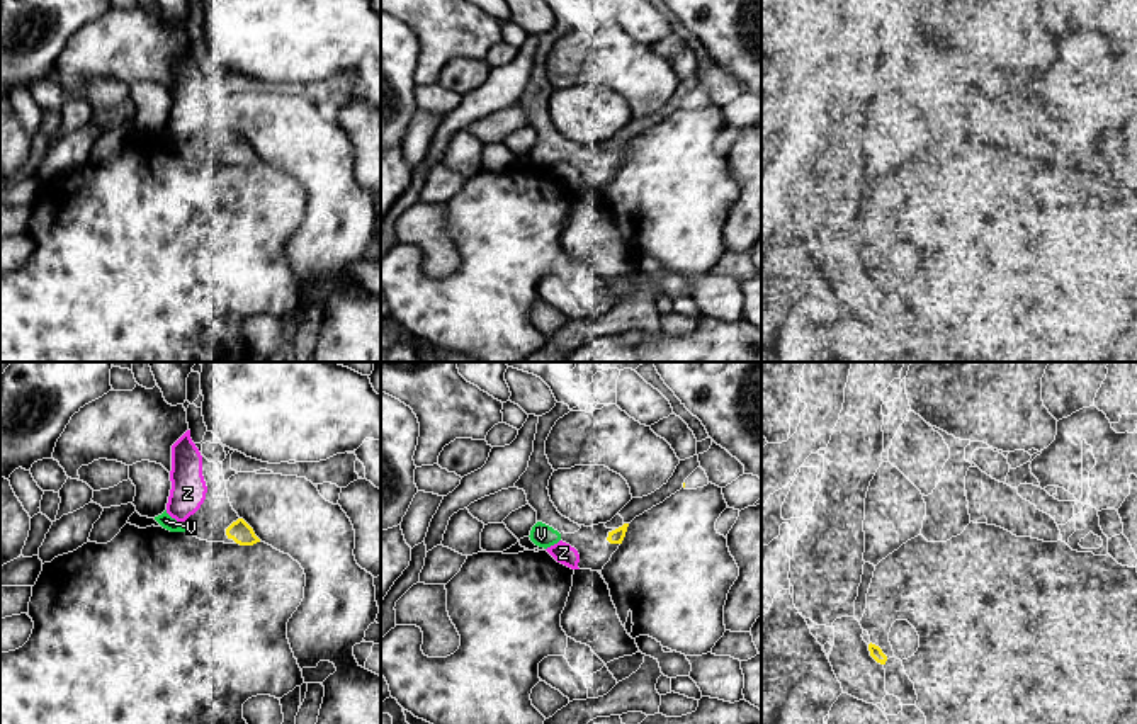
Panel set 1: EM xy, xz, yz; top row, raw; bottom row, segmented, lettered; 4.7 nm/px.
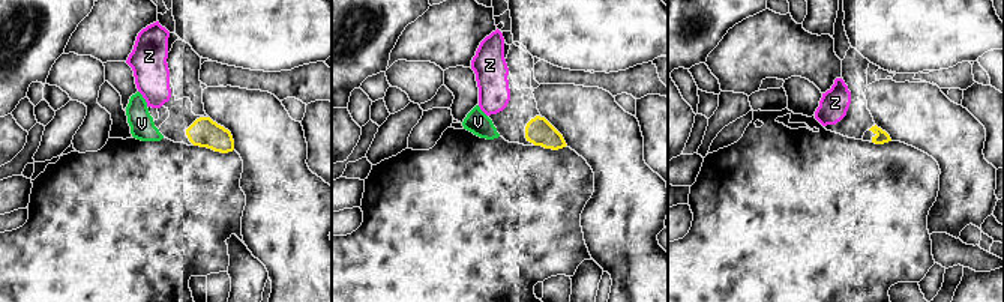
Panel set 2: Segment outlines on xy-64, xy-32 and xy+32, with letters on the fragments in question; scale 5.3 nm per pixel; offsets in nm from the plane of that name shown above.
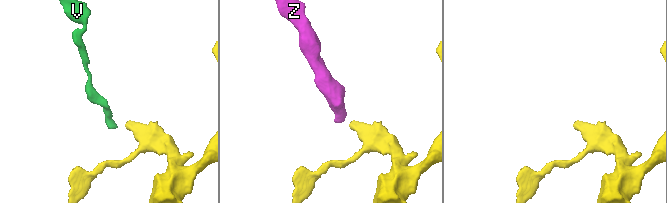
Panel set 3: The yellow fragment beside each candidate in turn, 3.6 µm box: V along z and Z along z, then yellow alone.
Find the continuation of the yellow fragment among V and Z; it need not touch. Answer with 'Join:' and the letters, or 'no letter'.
Join: Z

